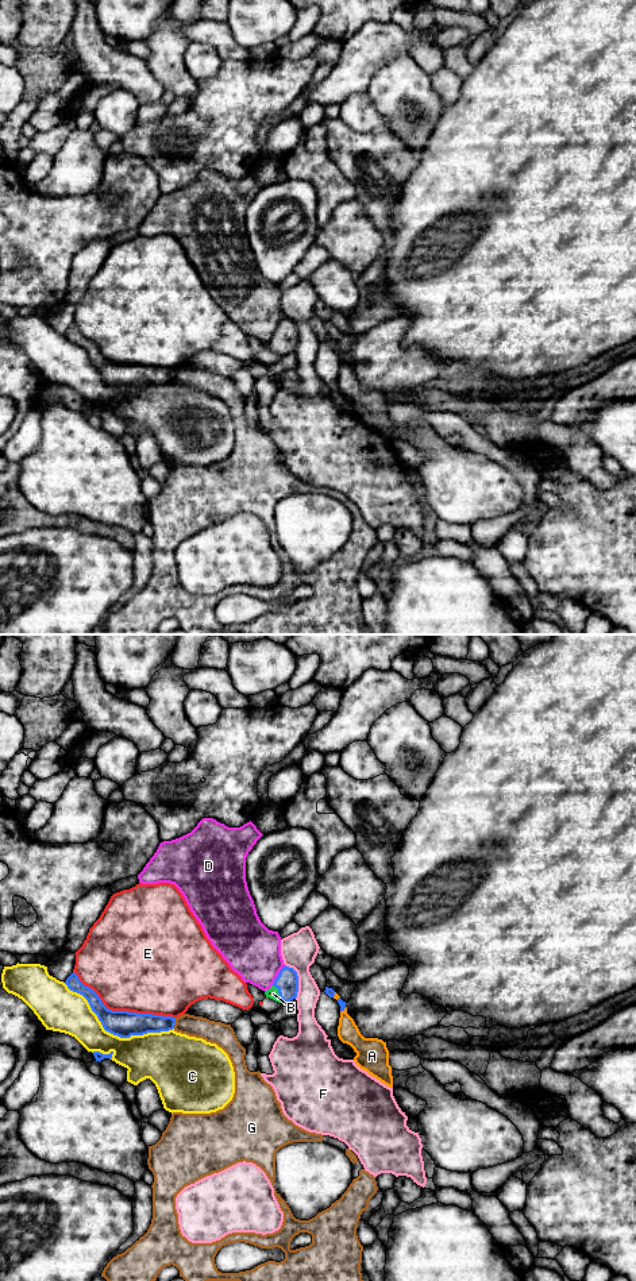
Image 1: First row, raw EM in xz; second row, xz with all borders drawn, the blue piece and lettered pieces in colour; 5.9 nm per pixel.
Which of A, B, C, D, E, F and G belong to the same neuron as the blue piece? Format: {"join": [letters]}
{"join": ["A", "B"]}

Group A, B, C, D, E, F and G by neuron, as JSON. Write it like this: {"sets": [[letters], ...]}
{"sets": [["A", "B"], ["C"], ["D"], ["E"], ["F"], ["G"]]}

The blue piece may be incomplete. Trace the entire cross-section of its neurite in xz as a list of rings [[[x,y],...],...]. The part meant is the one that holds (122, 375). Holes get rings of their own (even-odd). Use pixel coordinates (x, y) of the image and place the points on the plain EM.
[[[74,324],[66,331],[65,336],[70,343],[82,347],[88,352],[104,382],[113,387],[130,390],[131,387],[161,385],[174,381],[176,370],[171,369],[108,362],[99,347],[84,337]]]

